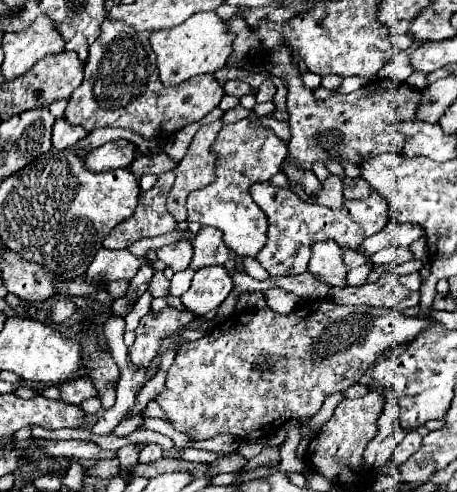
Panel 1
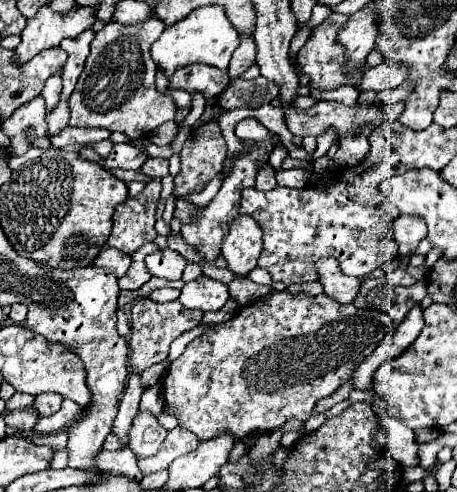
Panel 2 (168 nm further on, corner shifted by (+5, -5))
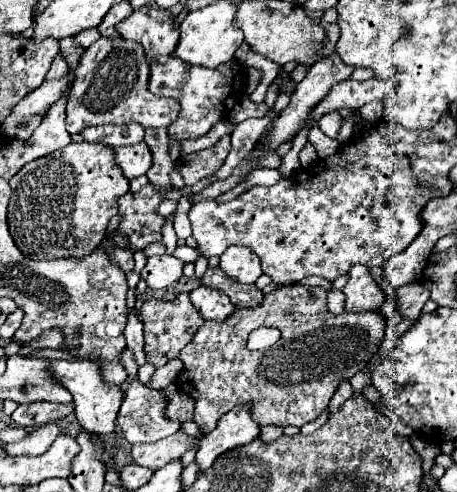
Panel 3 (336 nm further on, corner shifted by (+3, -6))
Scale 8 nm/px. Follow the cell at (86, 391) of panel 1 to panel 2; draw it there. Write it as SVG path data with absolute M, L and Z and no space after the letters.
M45 393L45 395L35 397L33 407L37 409L37 413L39 413L41 417L49 417L49 415L53 415L53 413L57 413L57 411L59 411L61 403L63 403L63 397L61 397L61 395Z

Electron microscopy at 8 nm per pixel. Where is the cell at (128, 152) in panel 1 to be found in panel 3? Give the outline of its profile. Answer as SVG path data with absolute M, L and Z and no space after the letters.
M139 142L135 146L115 148L115 160L117 160L117 166L123 170L123 176L129 180L145 174L153 164L151 150L147 148L145 142Z

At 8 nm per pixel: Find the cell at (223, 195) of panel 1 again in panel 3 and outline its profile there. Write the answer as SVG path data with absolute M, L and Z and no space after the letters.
M231 246L223 252L219 268L233 280L239 280L241 284L253 284L263 272L261 262L255 256L253 250L245 246Z

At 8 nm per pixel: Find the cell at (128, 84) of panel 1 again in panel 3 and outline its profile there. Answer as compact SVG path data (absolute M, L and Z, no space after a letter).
M99 38L85 50L75 68L75 80L67 98L67 132L79 134L87 126L129 122L143 124L145 128L169 126L179 114L179 104L177 100L151 94L147 90L147 78L149 64L139 44L123 38Z

